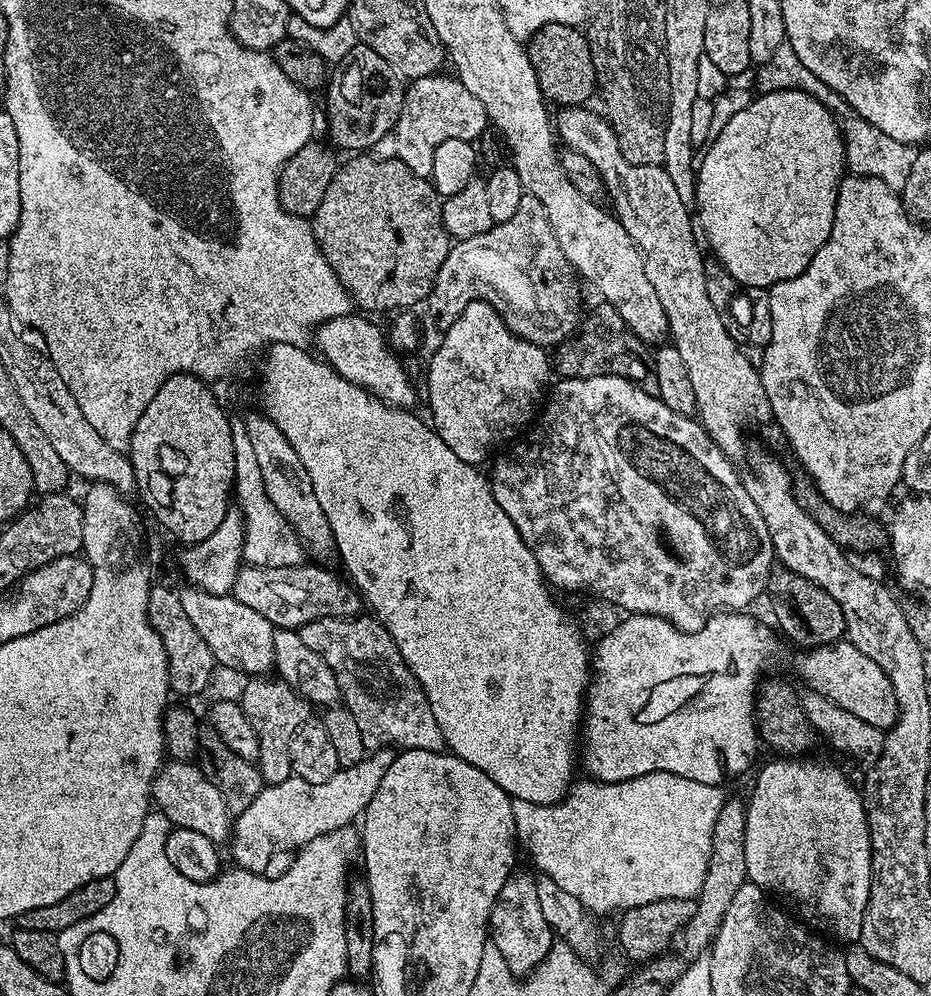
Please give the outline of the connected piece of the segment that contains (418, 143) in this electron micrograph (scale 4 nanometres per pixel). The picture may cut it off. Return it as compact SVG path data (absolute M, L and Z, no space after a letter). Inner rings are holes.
M437 74L418 78L405 87L402 114L396 123L396 159L400 160L414 174L425 178L432 175L432 155L446 138L462 138L479 141L490 121L486 106L455 75Z

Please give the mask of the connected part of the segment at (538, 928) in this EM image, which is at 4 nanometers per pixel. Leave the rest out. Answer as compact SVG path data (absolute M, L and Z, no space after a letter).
M513 874L504 883L502 890L498 890L498 898L492 911L490 940L498 946L506 966L516 974L531 972L554 947L554 929L546 922L546 918L542 918L536 881L531 875L528 877Z

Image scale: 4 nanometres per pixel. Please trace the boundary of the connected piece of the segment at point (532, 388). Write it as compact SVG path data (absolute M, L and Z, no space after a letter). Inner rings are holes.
M469 300L466 310L458 314L458 318L449 328L443 329L441 336L444 337L441 338L432 361L426 364L428 408L432 411L430 423L442 442L446 442L446 446L450 446L450 450L454 450L454 454L458 454L462 462L480 466L501 445L529 427L545 399L546 389L549 387L548 375L553 375L554 368L545 349L526 342L521 336L515 336L504 319L497 314L494 305L486 303L485 300Z

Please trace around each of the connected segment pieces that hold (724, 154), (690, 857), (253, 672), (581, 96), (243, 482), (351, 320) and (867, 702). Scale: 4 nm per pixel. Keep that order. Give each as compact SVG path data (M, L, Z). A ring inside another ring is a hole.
M780 89L774 93L763 93L753 98L744 110L739 110L738 114L730 118L722 132L717 137L711 138L706 151L699 157L696 168L696 209L700 211L698 216L698 228L708 239L708 244L712 247L711 255L719 260L726 270L736 279L737 285L746 286L745 289L753 288L769 289L773 284L794 278L810 266L814 254L822 250L826 238L830 238L830 230L834 222L834 210L836 209L836 195L840 189L840 182L846 175L846 163L844 152L844 139L841 136L841 125L838 123L834 112L827 108L816 97L808 93L800 92L798 89Z
M651 772L642 774L638 778L623 780L617 784L606 784L602 780L591 778L577 779L569 787L563 800L557 804L539 804L538 802L513 799L514 826L519 847L528 851L530 859L536 863L536 872L548 876L555 884L562 886L566 894L574 894L578 902L588 909L589 913L616 912L627 910L634 906L642 906L646 902L665 900L666 898L686 898L687 900L699 897L702 890L704 875L708 869L708 859L712 853L712 839L714 838L714 822L718 822L718 814L722 810L726 793L723 787L706 782L694 782L694 778L682 778L673 772Z
M191 586L181 587L179 593L186 615L190 617L194 630L202 634L206 646L210 646L217 665L225 664L236 672L248 672L244 674L252 678L260 678L273 671L276 629L270 621L262 618L262 614L250 610L250 606L242 606L242 602L238 602L231 594L215 596Z
M547 24L532 35L526 47L545 101L553 105L556 103L556 106L584 106L589 103L588 99L595 90L597 93L598 70L592 62L592 50L588 45L587 35L579 27Z
M255 470L237 471L234 485L235 505L244 516L244 560L254 566L294 566L305 563L306 549L296 537L296 531L264 495L260 473Z
M349 314L330 318L319 325L314 332L314 340L316 336L316 344L321 348L319 351L342 378L354 382L394 408L411 409L416 400L417 385L406 374L401 357L396 357L399 355L390 347L385 333L380 333L379 326L367 319L371 320L364 314Z
M847 638L809 648L803 655L804 665L800 672L811 691L830 698L830 702L842 706L842 710L850 710L854 718L862 718L862 722L875 728L887 730L895 724L897 706L889 678L873 659L862 654Z

